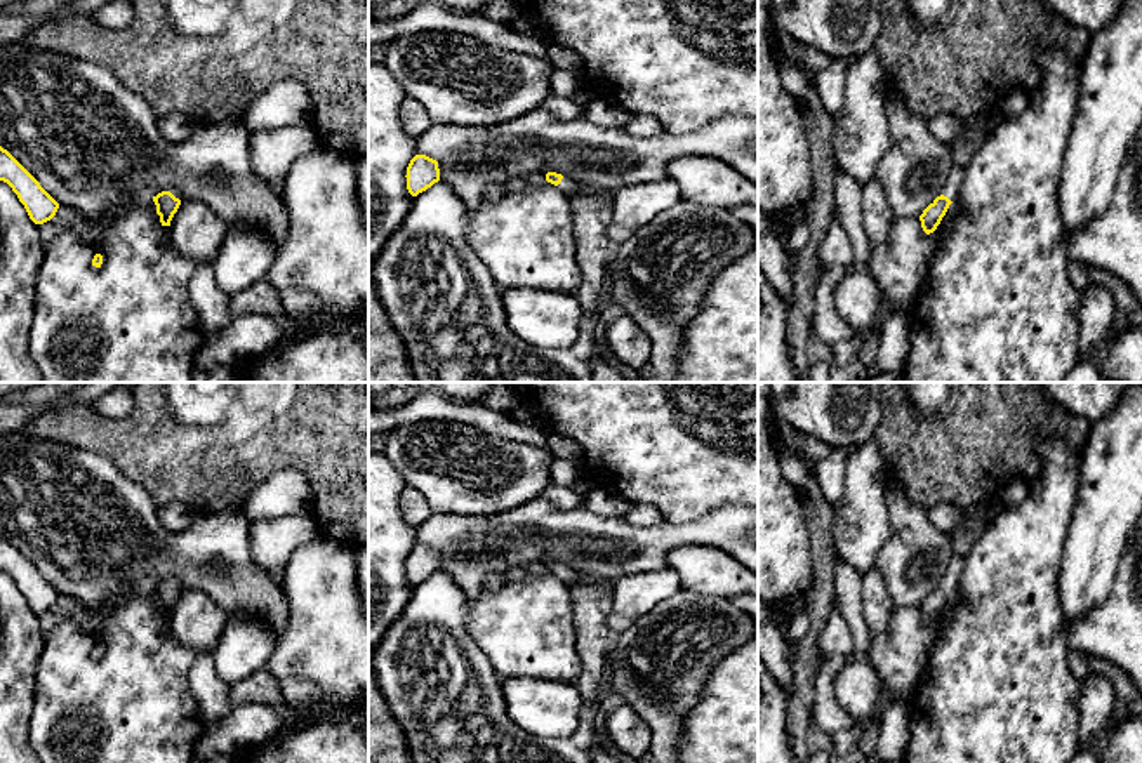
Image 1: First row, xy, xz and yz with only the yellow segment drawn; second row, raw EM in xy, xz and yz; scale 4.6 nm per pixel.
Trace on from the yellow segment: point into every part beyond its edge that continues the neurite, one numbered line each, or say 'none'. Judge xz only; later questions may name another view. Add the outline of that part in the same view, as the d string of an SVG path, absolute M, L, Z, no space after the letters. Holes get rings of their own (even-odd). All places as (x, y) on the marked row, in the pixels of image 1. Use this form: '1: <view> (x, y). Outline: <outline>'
1: xz (569, 186). Outline: M563 176L561 182L556 188L568 196L574 196L574 195L581 193L579 184L567 176Z

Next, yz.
1: yz (955, 181). Outline: M954 163L947 184L940 195L947 196L953 202L963 184L963 177L965 177L965 167Z

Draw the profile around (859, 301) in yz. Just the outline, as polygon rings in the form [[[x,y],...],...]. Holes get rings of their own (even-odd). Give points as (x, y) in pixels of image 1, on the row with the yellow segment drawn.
[[[866,266],[847,269],[833,290],[833,302],[840,318],[857,330],[881,327],[890,315],[911,309],[911,304],[895,309]]]

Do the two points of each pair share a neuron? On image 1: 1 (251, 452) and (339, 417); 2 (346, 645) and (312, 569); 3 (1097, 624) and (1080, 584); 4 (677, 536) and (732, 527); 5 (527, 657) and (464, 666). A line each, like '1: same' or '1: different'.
1: same
2: same
3: different
4: same
5: different

